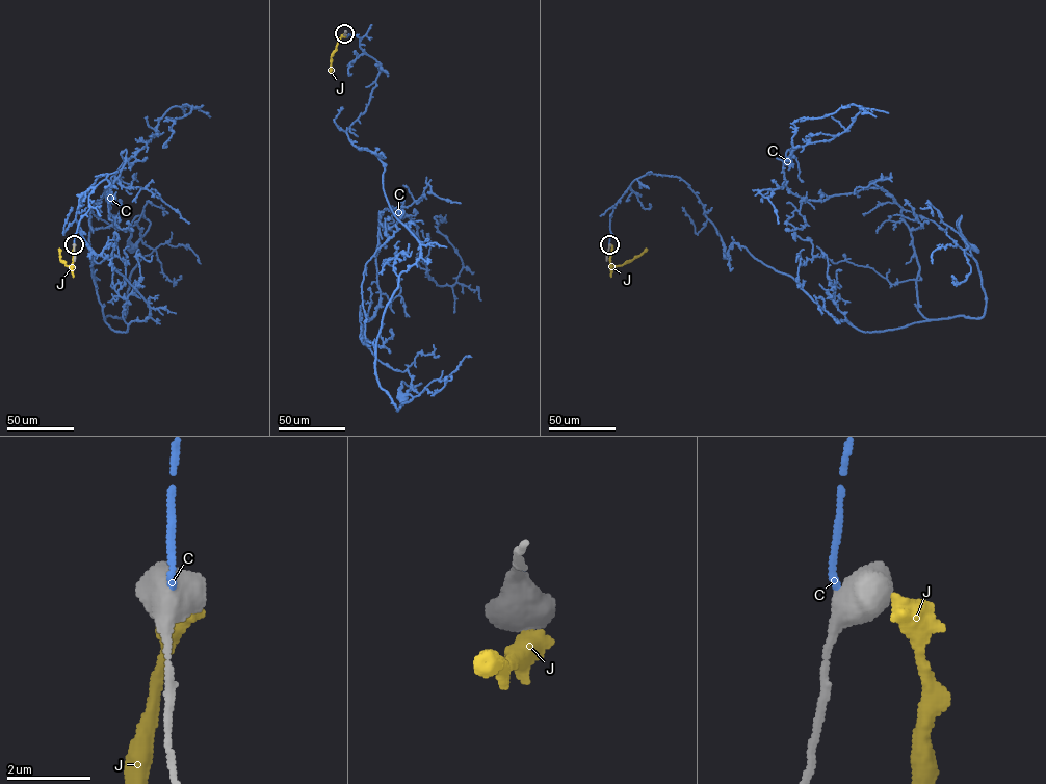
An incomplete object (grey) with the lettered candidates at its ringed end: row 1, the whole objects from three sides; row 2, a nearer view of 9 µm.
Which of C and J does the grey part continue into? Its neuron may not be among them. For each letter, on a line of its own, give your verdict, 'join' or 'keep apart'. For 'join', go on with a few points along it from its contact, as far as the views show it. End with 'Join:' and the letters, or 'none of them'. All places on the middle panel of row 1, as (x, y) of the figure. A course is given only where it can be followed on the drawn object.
C: join; it runs (344, 33), (380, 71), (346, 134), (420, 243), (376, 341), (398, 411), (421, 383), (402, 397)
J: keep apart
Join: C

